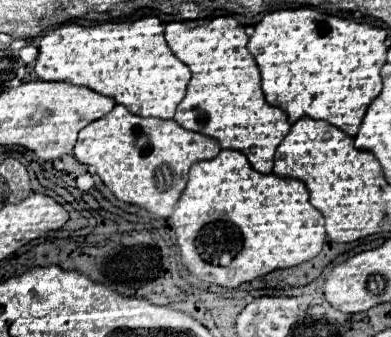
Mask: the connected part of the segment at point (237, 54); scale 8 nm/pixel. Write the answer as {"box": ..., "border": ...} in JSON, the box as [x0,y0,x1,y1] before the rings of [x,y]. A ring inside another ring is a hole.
{"box":[166,16,290,174],"border":[[[232,16],[212,18],[208,24],[196,28],[192,28],[190,22],[170,22],[166,24],[166,42],[172,54],[186,62],[192,72],[192,80],[188,84],[184,100],[176,108],[174,120],[190,132],[198,132],[218,140],[222,150],[242,152],[254,170],[258,170],[260,174],[270,174],[274,164],[274,152],[280,140],[288,134],[290,122],[282,110],[270,106],[264,98],[264,92],[260,88],[260,70],[246,48],[248,36],[244,32],[244,26],[240,26]]]}

